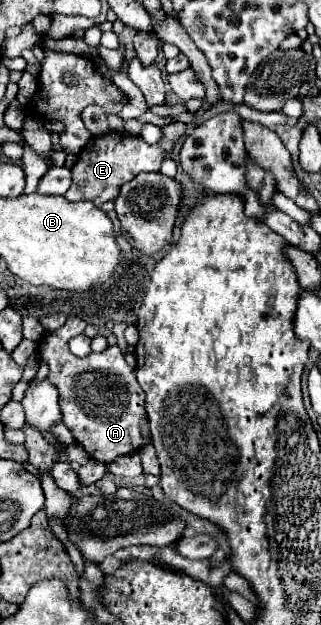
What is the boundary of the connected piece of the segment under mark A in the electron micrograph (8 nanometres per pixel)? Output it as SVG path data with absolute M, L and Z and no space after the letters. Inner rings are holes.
M68 317L66 323L42 337L38 343L40 361L50 367L48 381L56 385L60 393L60 409L64 415L64 423L72 429L76 441L84 447L84 451L102 463L112 463L120 455L128 455L138 451L144 445L140 433L140 419L144 417L144 393L134 377L134 369L130 369L124 361L124 353L114 345L104 353L92 353L88 357L76 357L68 349L68 341L74 335L84 333L86 321L80 317Z

